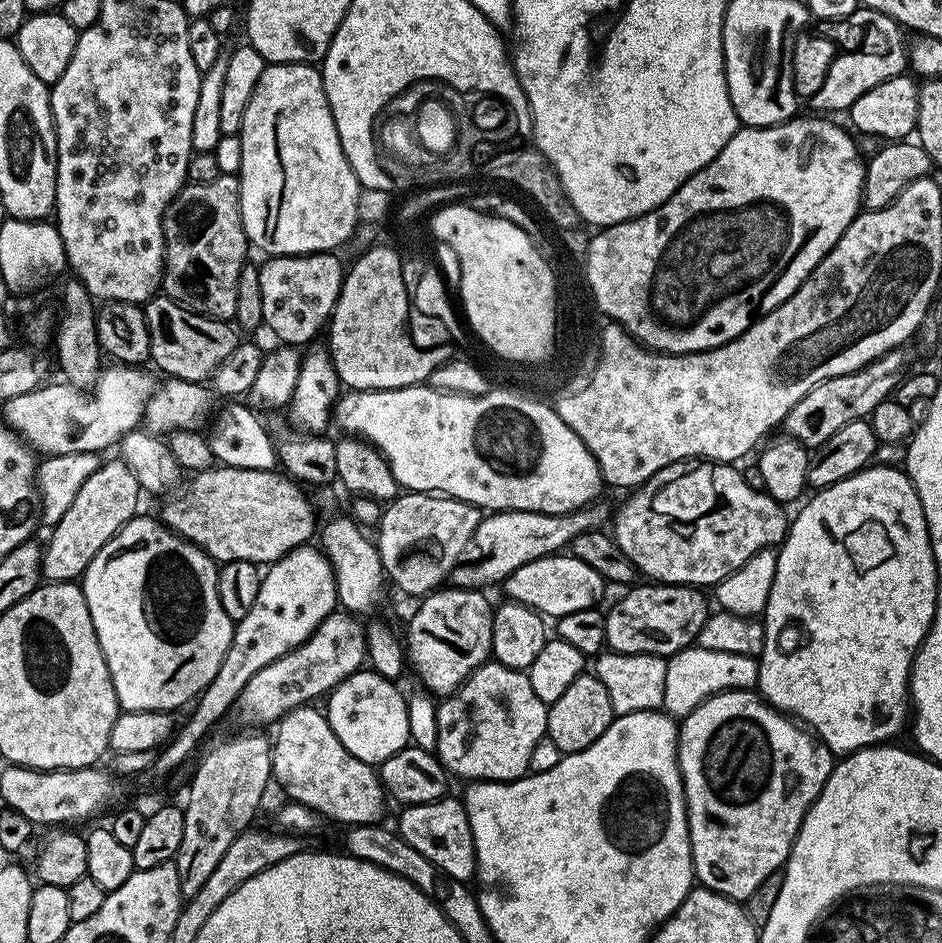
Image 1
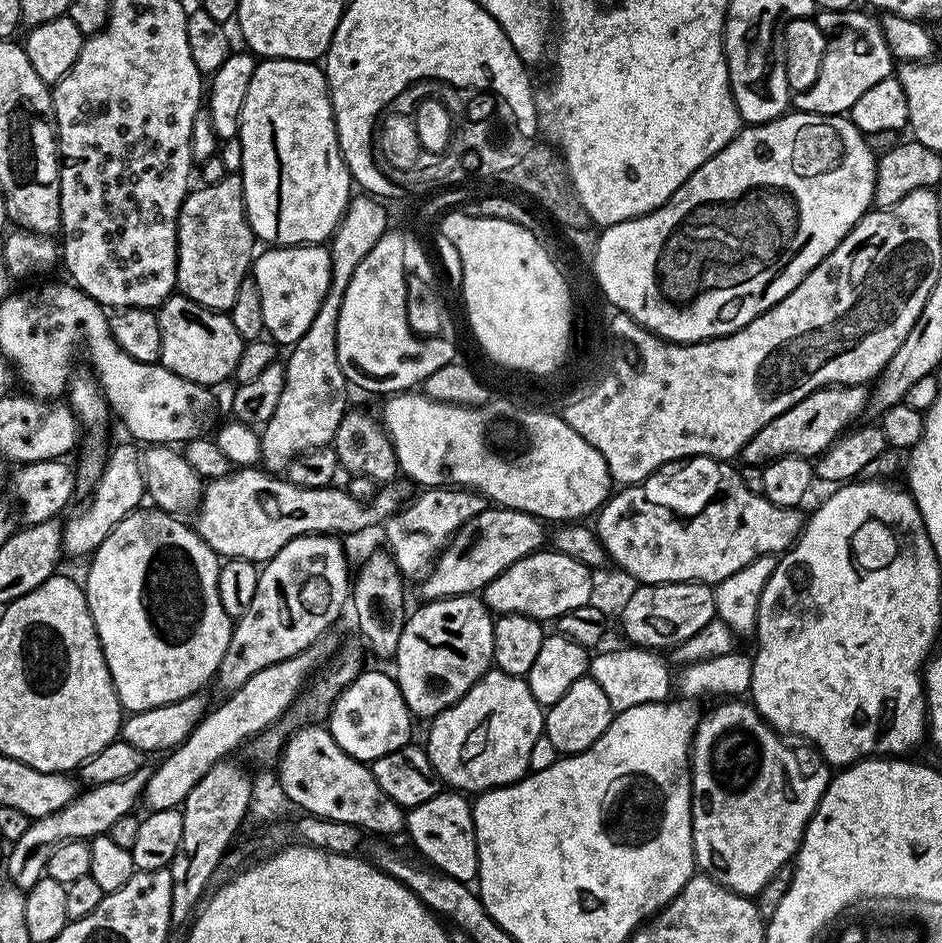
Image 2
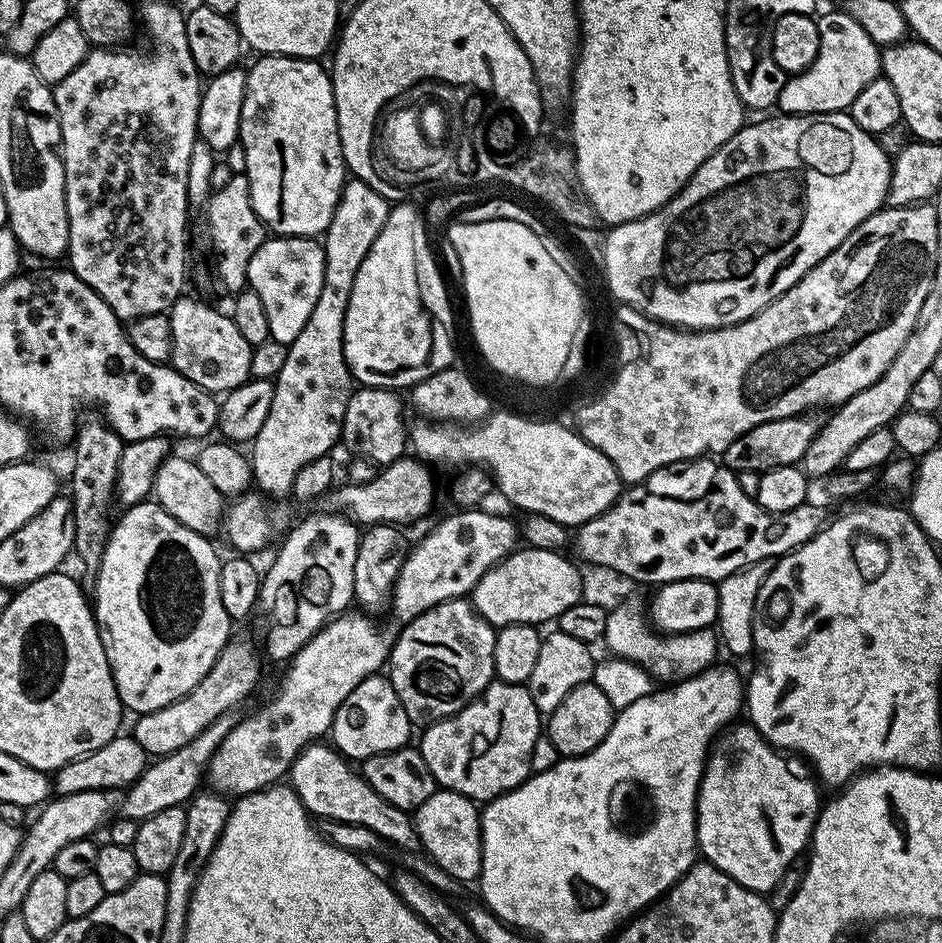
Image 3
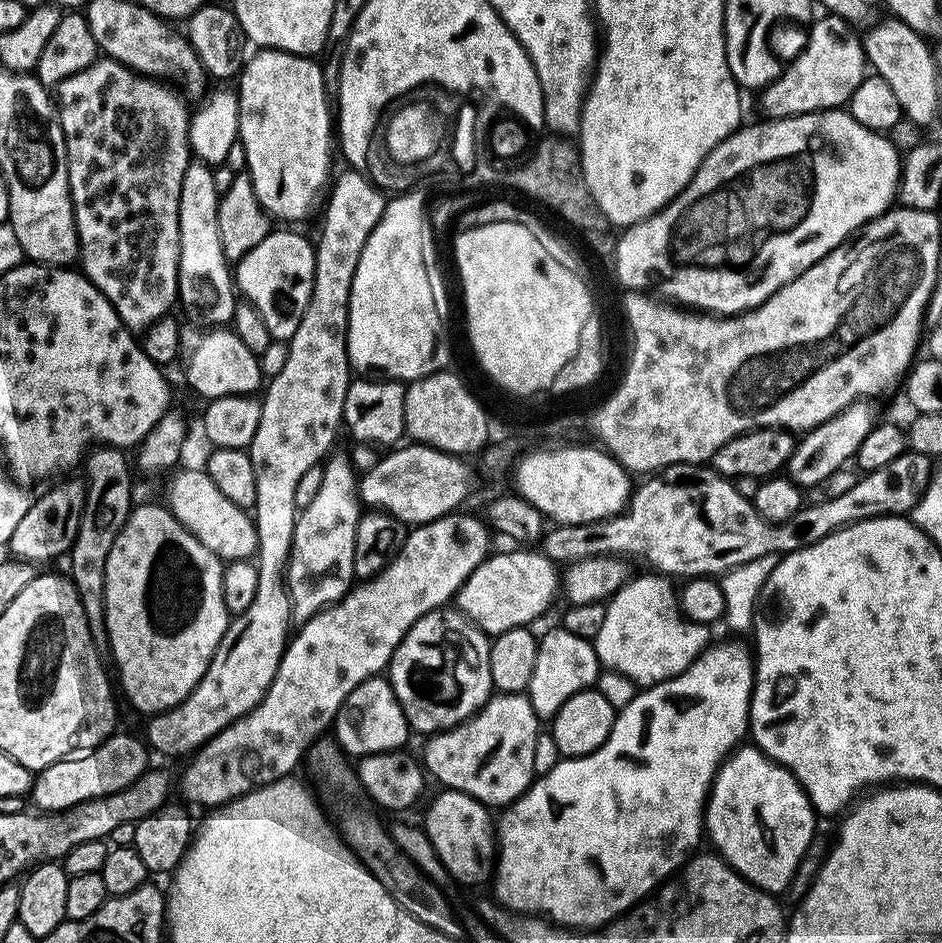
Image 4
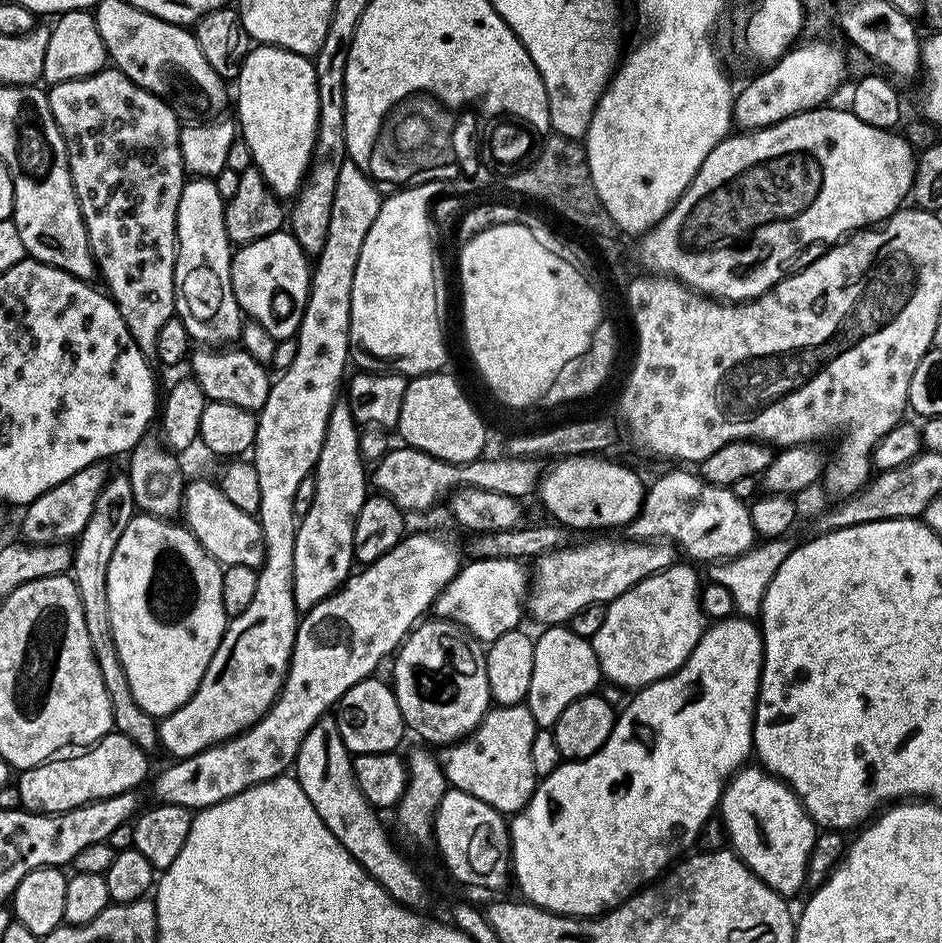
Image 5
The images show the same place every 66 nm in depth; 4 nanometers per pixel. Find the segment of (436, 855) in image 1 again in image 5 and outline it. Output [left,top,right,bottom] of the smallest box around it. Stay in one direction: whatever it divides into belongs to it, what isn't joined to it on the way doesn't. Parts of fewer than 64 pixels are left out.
[434,788,510,888]

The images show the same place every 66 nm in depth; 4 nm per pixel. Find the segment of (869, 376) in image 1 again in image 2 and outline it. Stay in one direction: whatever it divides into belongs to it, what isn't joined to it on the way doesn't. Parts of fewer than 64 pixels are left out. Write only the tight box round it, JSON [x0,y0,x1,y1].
[739,384,869,466]

